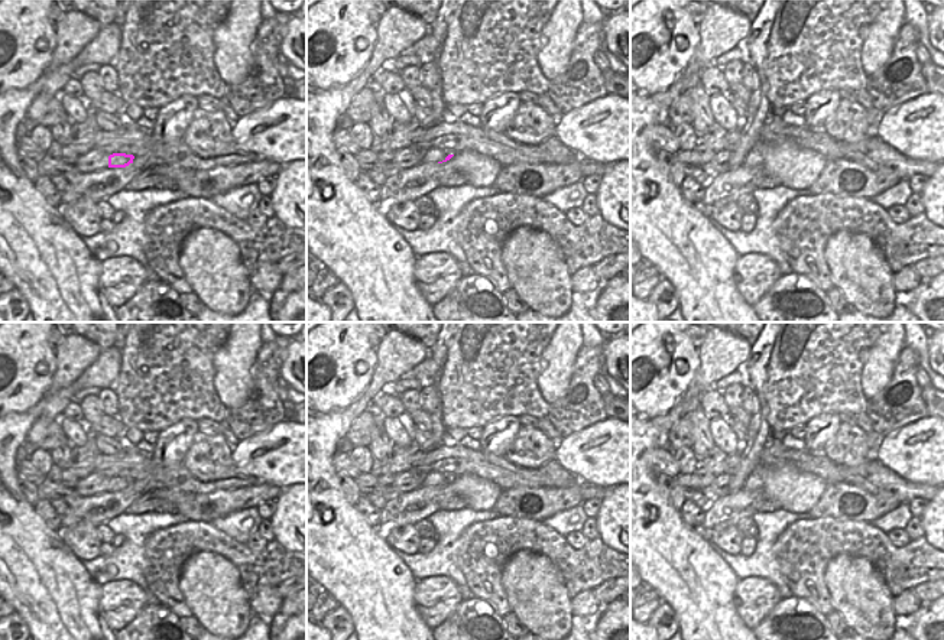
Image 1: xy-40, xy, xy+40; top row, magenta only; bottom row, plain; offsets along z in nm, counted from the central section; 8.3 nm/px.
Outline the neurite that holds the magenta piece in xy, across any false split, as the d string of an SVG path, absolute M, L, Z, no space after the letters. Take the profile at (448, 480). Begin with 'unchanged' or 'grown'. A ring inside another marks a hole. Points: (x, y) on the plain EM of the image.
grown | M428 472L426 477L424 478L422 485L425 488L435 488L435 487L442 487L447 485L452 481L454 478L448 478L447 475L441 472Z

